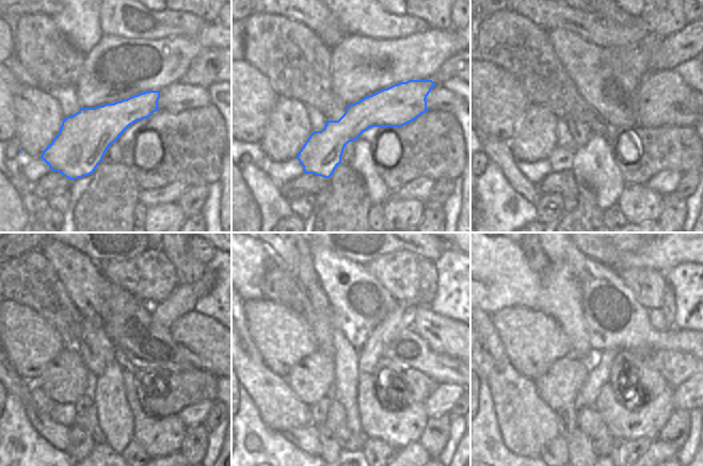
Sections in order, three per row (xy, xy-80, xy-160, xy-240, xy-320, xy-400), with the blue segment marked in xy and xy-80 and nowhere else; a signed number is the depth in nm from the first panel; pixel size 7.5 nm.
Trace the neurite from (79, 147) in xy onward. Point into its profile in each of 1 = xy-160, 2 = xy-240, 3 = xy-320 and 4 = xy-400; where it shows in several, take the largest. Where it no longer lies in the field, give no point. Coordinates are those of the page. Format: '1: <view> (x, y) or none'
1: xy-160 (664, 96)
2: xy-240 (203, 341)
3: xy-320 (445, 335)
4: xy-400 (566, 423)

